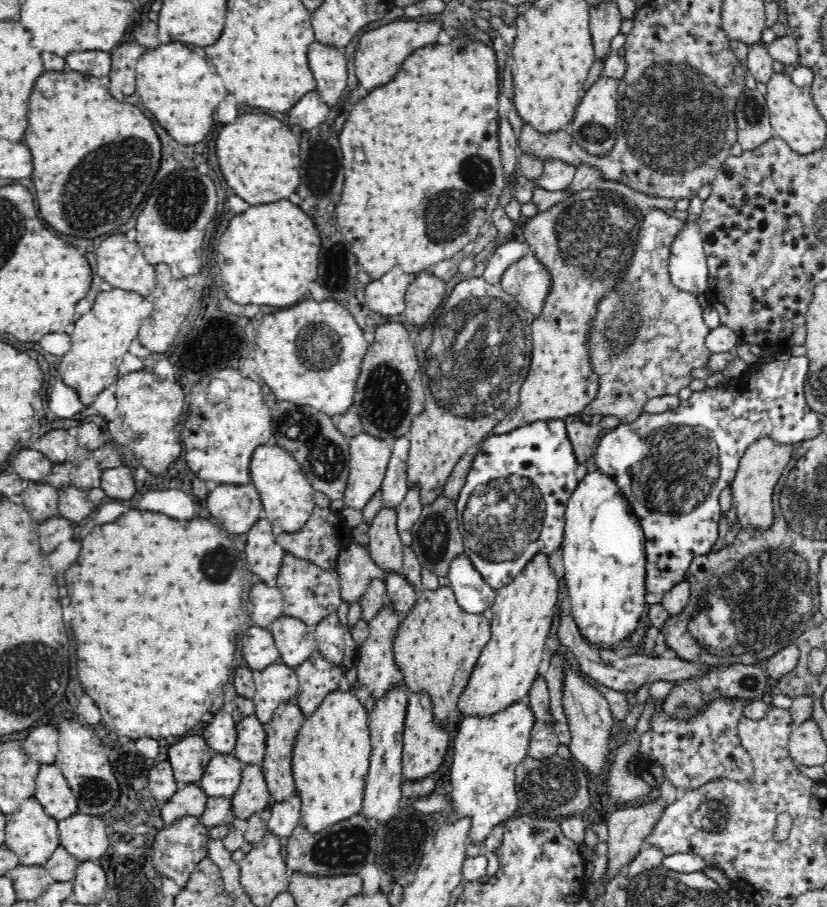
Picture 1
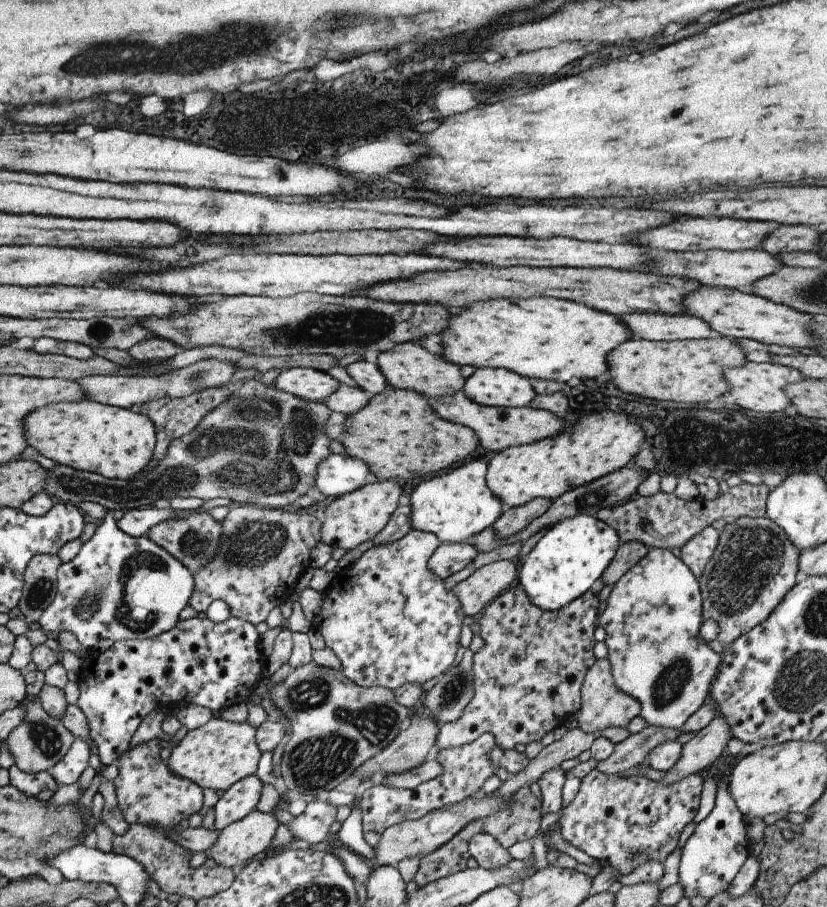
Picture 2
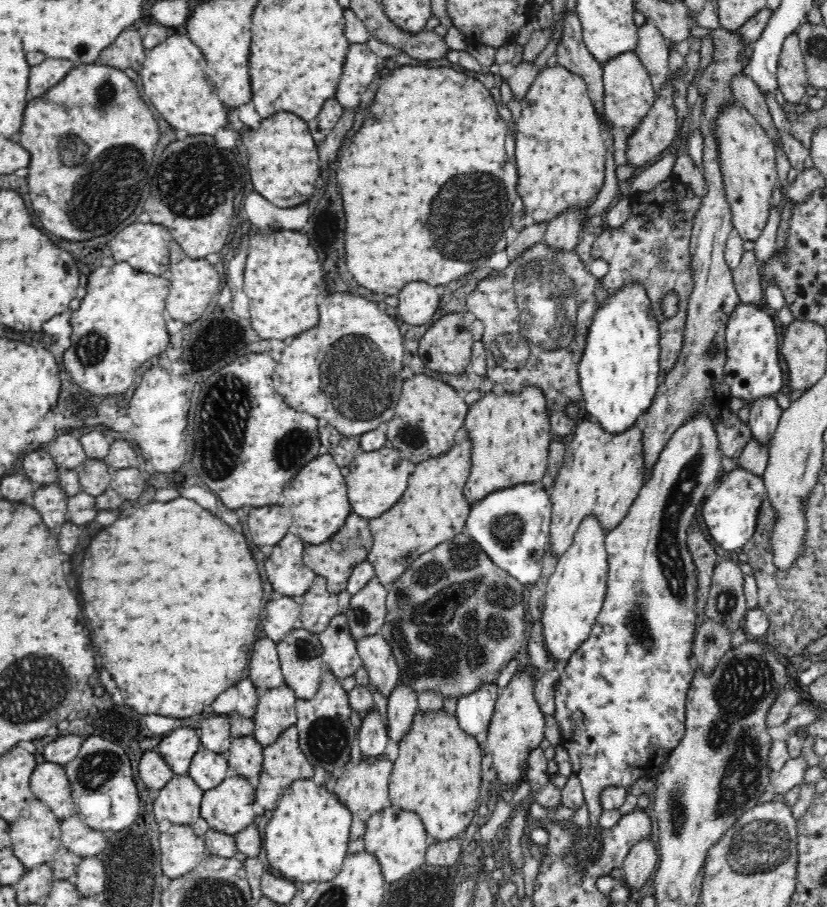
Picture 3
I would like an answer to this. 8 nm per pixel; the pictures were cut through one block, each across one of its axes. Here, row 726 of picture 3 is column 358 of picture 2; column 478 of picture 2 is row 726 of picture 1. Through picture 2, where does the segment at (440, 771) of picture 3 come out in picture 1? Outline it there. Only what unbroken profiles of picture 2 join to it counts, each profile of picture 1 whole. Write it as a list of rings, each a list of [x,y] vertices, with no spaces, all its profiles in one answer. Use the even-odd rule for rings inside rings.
[[[439,586],[435,590],[425,590],[418,593],[414,606],[402,617],[396,639],[393,644],[393,654],[396,665],[403,674],[403,682],[412,693],[426,691],[432,700],[432,716],[434,723],[445,727],[448,724],[450,712],[456,712],[458,700],[462,696],[471,677],[476,662],[482,650],[486,648],[492,633],[491,622],[482,613],[472,614],[464,611],[456,600],[451,586]]]

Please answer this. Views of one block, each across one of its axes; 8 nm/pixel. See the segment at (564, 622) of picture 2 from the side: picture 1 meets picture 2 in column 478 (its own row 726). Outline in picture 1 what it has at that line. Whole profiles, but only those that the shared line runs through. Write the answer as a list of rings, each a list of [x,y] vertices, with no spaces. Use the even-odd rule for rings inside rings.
[[[718,698],[701,708],[691,719],[676,719],[662,711],[663,702],[657,702],[651,714],[649,728],[640,736],[640,747],[637,754],[641,763],[640,773],[646,767],[658,761],[664,769],[665,779],[676,788],[700,788],[712,780],[727,778],[736,782],[744,782],[752,778],[755,770],[753,759],[741,744],[737,733],[738,721],[744,717],[745,702],[730,698]]]

